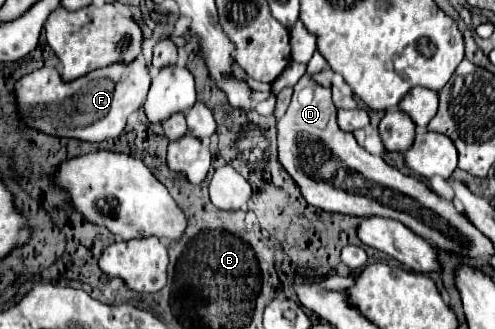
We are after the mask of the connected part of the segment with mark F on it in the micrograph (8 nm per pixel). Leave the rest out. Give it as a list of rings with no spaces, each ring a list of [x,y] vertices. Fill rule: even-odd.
[[[134,59],[132,63],[114,63],[112,67],[90,71],[74,81],[62,81],[54,67],[42,67],[16,83],[16,97],[20,115],[28,127],[58,137],[106,141],[124,131],[128,115],[144,105],[148,87],[150,69],[140,59]]]

